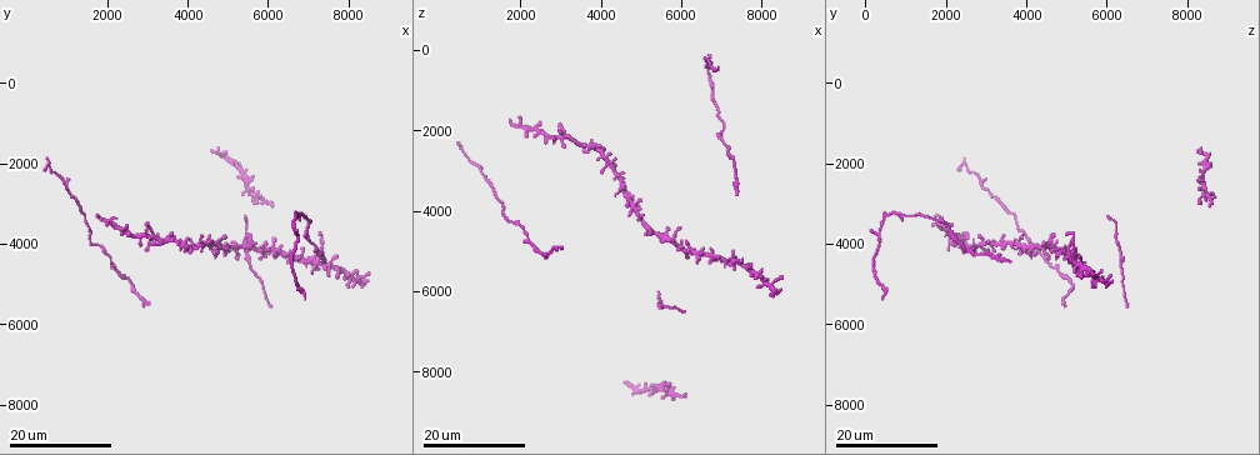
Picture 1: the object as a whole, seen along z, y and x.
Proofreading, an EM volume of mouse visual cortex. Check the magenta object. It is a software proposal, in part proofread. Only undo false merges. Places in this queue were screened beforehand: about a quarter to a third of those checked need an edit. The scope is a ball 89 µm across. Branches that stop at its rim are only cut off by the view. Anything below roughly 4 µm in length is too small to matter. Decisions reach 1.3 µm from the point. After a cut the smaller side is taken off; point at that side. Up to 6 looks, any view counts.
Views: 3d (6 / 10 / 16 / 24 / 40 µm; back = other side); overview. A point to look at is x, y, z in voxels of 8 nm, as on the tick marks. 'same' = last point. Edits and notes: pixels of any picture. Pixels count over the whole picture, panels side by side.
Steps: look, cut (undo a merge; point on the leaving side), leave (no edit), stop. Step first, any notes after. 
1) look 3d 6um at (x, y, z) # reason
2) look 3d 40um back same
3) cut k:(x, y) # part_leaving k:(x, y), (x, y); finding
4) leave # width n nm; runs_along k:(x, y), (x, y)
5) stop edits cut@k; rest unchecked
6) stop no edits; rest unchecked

look 3d 16um at (950, 2550, 2950) # a fork

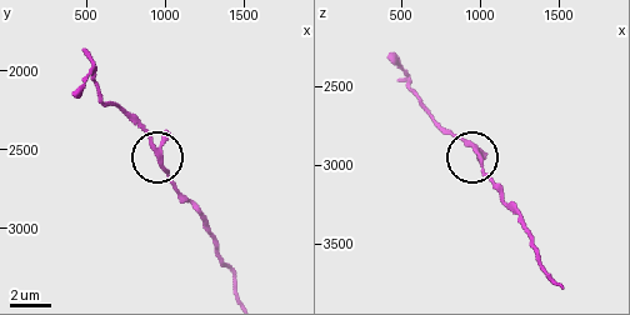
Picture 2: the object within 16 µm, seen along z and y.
look 3d 10um at (980, 2580, 2900)

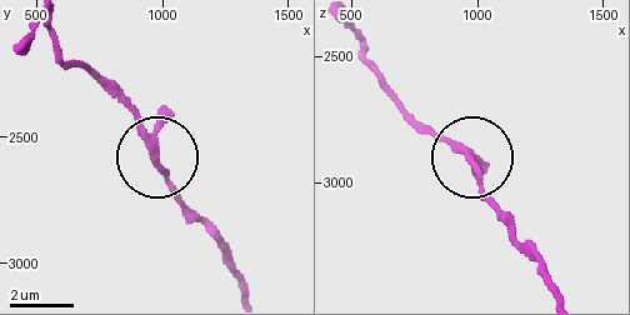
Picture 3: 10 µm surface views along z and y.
leave # all the same neuron

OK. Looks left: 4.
look 3d 16um at (7150, 4450, 5100)

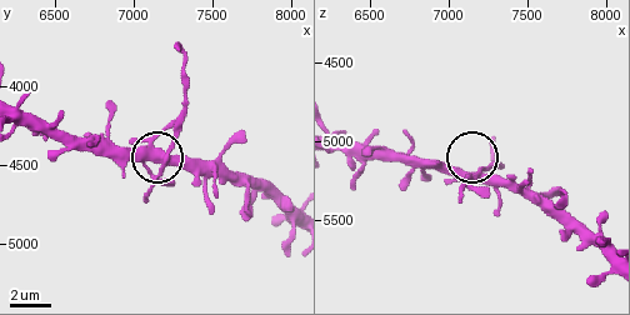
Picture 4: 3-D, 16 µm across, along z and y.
look 3d 6um at (7220, 4440, 5180)

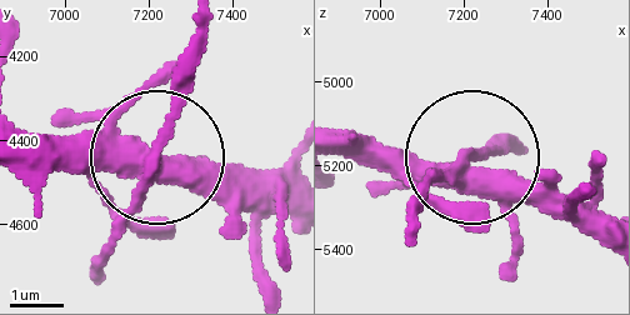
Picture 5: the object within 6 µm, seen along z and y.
cut 5:(105, 244) # part_leaving 5:(153, 169), (198, 26); two neurons meet here

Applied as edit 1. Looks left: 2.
stop edits cut@5; rest unchecked

